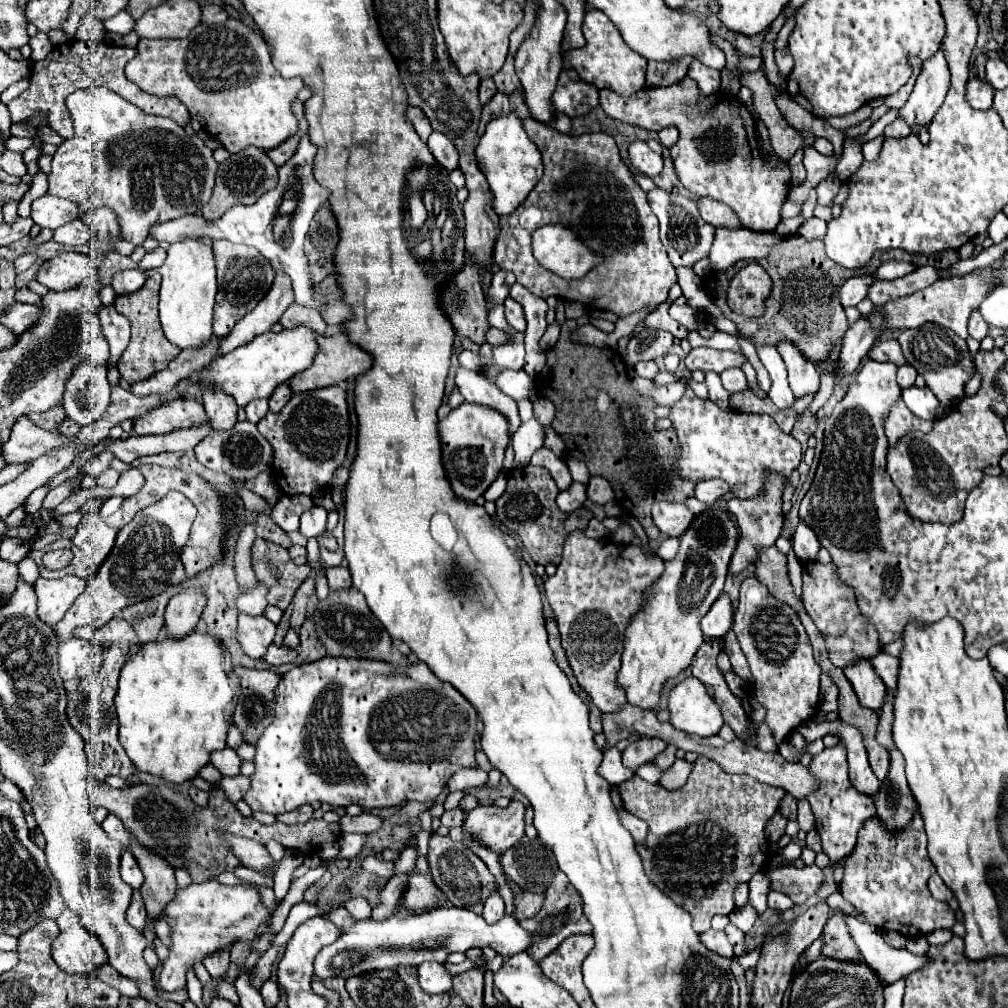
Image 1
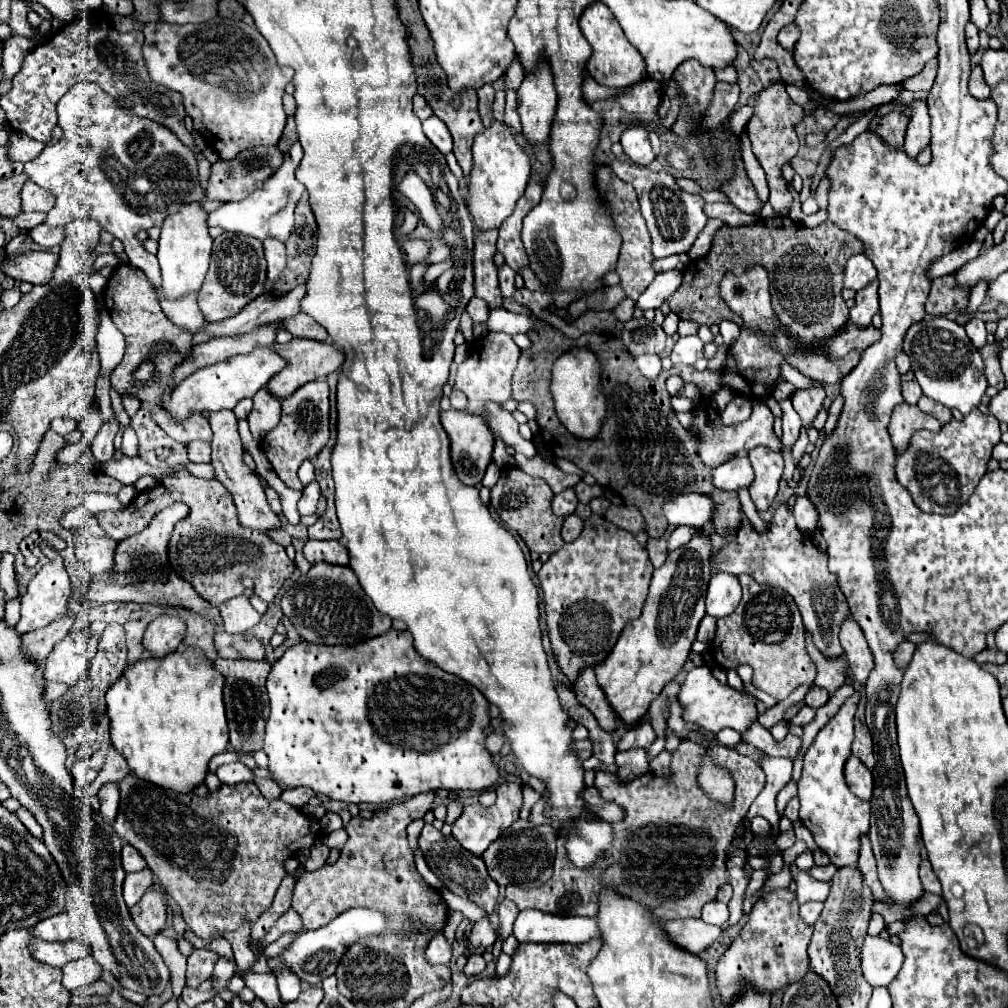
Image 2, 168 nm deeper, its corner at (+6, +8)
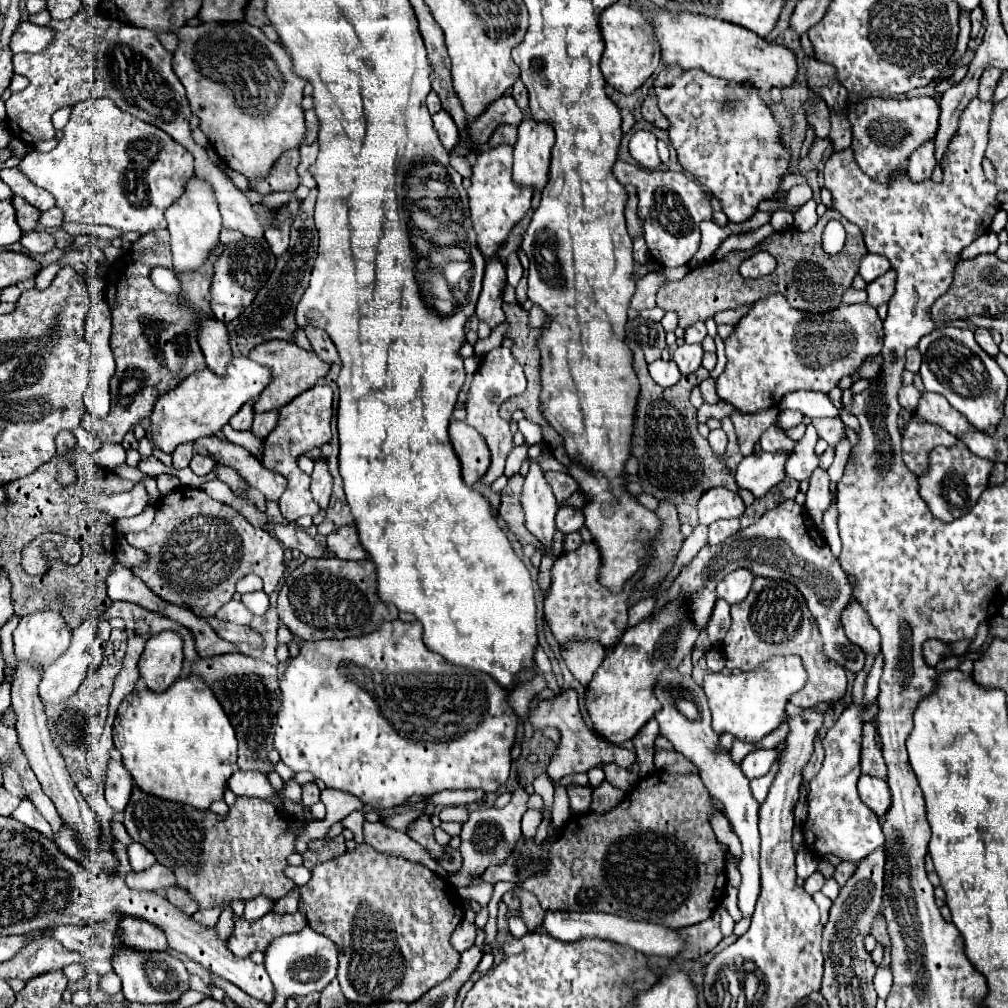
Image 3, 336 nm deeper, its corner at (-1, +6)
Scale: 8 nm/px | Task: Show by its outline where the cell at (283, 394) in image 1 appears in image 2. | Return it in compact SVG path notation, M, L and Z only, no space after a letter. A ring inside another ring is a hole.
M261 388L253 398L253 410L247 416L253 438L259 442L271 428L279 424L279 416L281 416L279 398L275 398L265 388Z

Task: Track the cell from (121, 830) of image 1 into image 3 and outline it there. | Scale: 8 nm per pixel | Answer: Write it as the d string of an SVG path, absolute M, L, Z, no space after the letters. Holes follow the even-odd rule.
M114 750L112 760L110 760L110 768L106 772L106 802L110 804L110 808L116 814L122 814L122 810L126 808L126 806L118 806L118 804L129 802L133 787L130 774L123 764L120 764L118 752Z

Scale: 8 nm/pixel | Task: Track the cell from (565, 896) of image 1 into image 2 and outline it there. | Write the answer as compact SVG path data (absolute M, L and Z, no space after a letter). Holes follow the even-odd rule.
M681 740L677 750L671 752L671 776L667 778L647 772L621 784L615 774L597 774L595 788L603 800L615 802L625 810L625 818L613 822L615 842L605 850L603 860L597 860L589 870L577 868L567 858L567 834L559 832L553 876L539 888L531 890L507 886L505 896L513 900L519 910L537 908L563 916L597 916L599 894L603 888L611 888L619 896L651 908L657 918L701 918L701 908L715 900L719 888L727 884L725 860L735 828L765 786L765 774L753 758L717 744L711 750L711 756L733 772L737 786L735 804L731 808L715 804L715 800L697 788L697 764L701 754L703 748L695 742Z

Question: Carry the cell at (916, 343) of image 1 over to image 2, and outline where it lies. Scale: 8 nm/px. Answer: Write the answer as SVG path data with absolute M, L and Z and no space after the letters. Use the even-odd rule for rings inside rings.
M935 316L931 320L913 324L905 336L903 352L911 358L915 380L925 396L941 402L947 408L955 408L961 414L969 414L979 406L989 384L985 378L981 352L971 344L963 326L945 316Z

